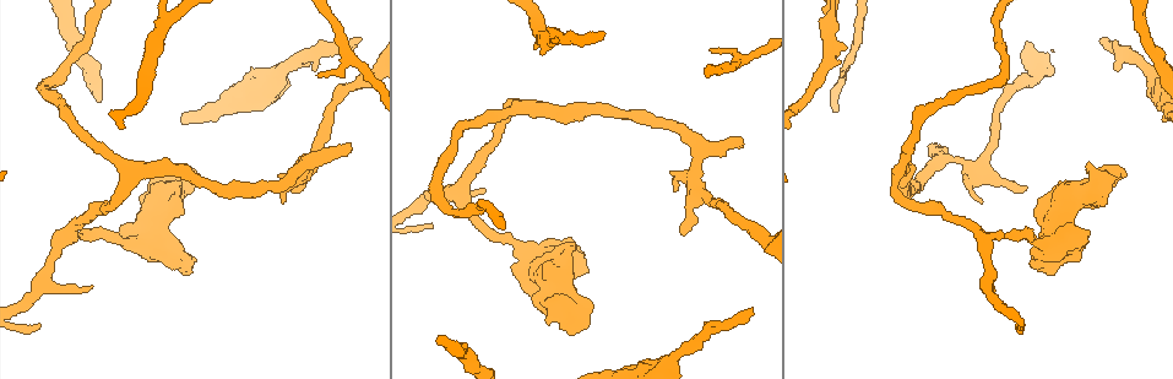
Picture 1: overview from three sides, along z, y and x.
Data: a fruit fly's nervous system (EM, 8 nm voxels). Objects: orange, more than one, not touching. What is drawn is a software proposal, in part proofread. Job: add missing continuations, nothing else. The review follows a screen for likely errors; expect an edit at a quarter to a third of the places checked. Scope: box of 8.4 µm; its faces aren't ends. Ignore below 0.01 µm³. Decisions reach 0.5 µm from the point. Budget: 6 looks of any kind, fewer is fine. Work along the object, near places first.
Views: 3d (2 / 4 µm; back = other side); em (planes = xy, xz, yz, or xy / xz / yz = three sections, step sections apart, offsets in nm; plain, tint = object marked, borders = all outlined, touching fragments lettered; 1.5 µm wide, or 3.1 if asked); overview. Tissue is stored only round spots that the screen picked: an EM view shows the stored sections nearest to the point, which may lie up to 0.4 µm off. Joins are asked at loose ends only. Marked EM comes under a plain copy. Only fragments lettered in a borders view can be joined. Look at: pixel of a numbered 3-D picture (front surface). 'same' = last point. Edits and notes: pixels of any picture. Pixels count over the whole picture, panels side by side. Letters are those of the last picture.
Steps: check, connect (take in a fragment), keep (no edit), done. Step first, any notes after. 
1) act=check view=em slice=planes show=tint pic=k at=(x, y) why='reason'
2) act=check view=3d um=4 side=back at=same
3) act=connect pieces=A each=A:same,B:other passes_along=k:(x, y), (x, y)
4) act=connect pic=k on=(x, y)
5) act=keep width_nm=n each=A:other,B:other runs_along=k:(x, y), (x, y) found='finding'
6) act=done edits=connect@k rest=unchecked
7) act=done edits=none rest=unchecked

act=check view=em slice=planes show=borders pic=1 at=(1101, 44) why='an open end'

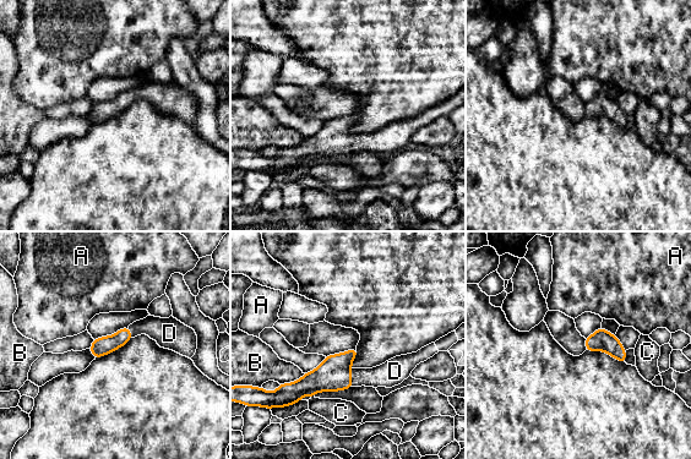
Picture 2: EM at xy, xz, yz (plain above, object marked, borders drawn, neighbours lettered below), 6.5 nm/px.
act=connect pieces=D each=A:other,B:other,C:other,D:same passes_along=2:(335, 373), (351, 377), (388, 375) found='the neuron continues'

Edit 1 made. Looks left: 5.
act=check view=em slice=planes show=borders pic=1 at=(741, 144) why='free end'

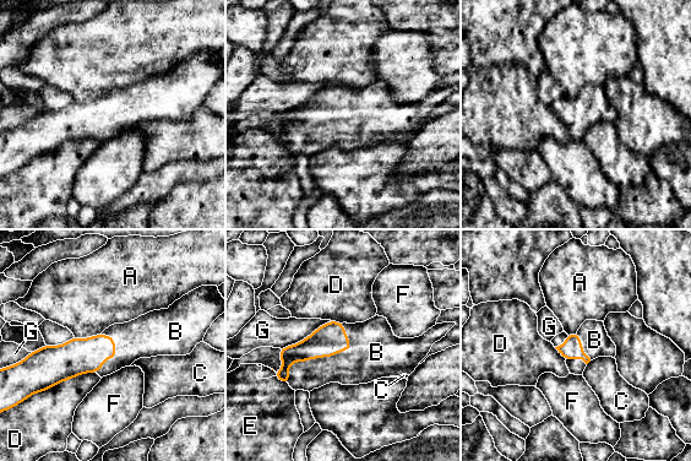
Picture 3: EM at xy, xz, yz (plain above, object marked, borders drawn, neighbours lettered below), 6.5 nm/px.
act=connect pieces=B width_nm=140 each=A:other,B:same,C:other,D:other,E:other,F:other,G:other passes_along=3:(328, 340), (324, 356), (360, 364) found='it goes on there'

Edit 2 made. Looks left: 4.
act=check view=overview

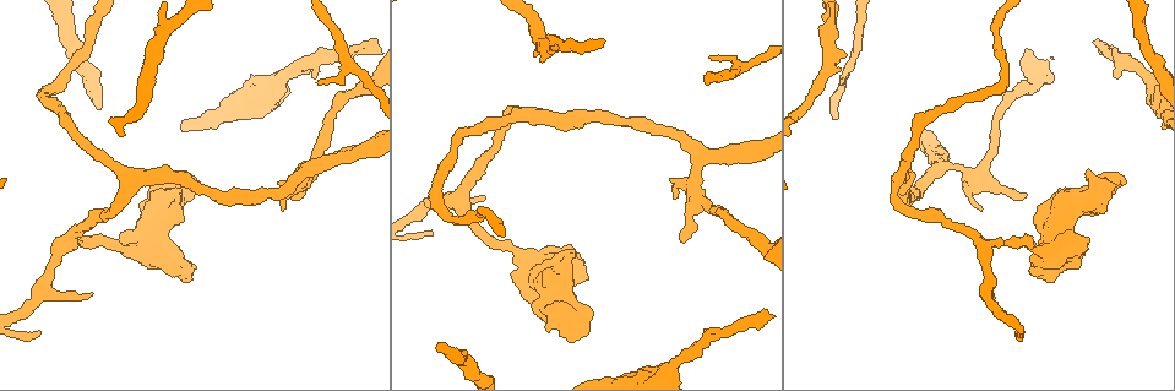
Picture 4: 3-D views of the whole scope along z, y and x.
act=check view=em slice=xy step=8 show=tint pic=4 at=(481, 197) why='branch stops here'

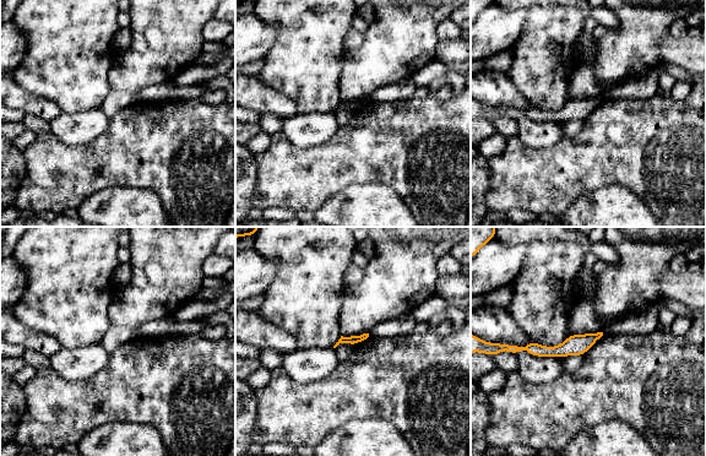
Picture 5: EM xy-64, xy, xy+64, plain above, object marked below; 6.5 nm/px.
act=check view=em slice=planes show=borders at=same

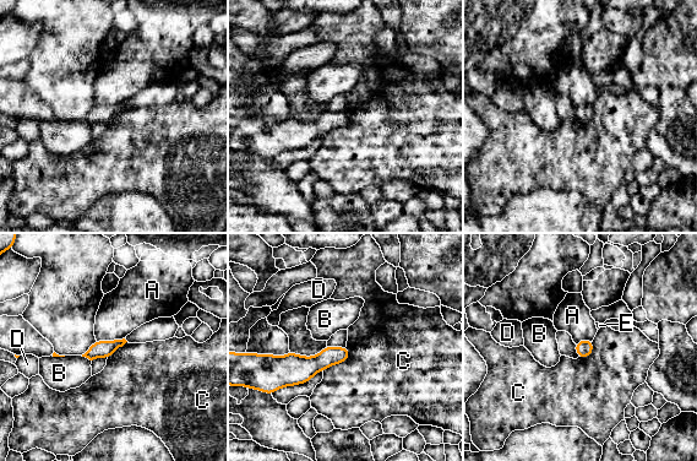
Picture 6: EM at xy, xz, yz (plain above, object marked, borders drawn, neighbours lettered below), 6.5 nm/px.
act=keep width_nm=110 each=A:other,B:other,C:other,D:other,E:other border=6:(348, 347), (346, 361), (322, 370) found='no lettered fragment goes on from it'

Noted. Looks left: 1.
act=done edits=connect@2,connect@3 rest=unchecked

